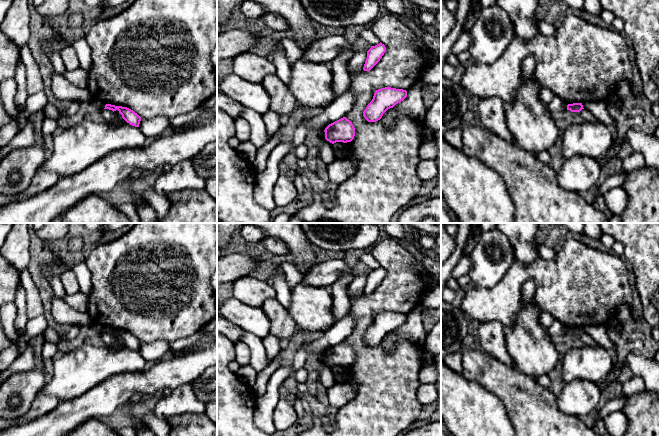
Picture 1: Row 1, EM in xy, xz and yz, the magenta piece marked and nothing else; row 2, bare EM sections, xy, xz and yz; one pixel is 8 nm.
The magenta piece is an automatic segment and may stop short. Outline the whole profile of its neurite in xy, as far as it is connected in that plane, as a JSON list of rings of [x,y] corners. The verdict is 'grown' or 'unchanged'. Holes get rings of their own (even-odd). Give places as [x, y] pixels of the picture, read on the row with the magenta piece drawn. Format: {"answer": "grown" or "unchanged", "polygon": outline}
{"answer": "unchanged", "polygon": [[[106,104],[104,109],[112,110],[113,112],[118,110],[119,113],[122,115],[122,118],[132,126],[139,127],[141,117],[135,113],[133,110],[122,107],[122,106],[115,106],[111,104]]]}

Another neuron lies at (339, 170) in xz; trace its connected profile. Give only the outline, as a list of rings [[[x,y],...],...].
[[[335,159],[331,164],[327,165],[328,181],[340,185],[357,169],[357,162],[353,159]]]

